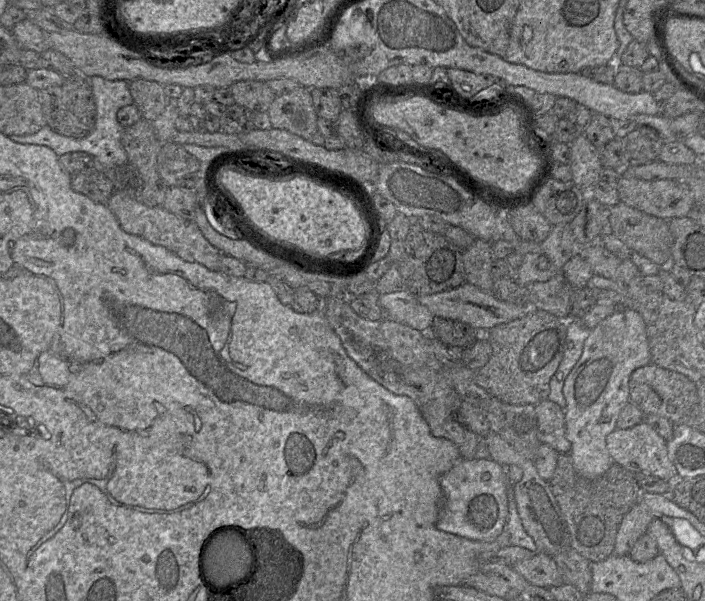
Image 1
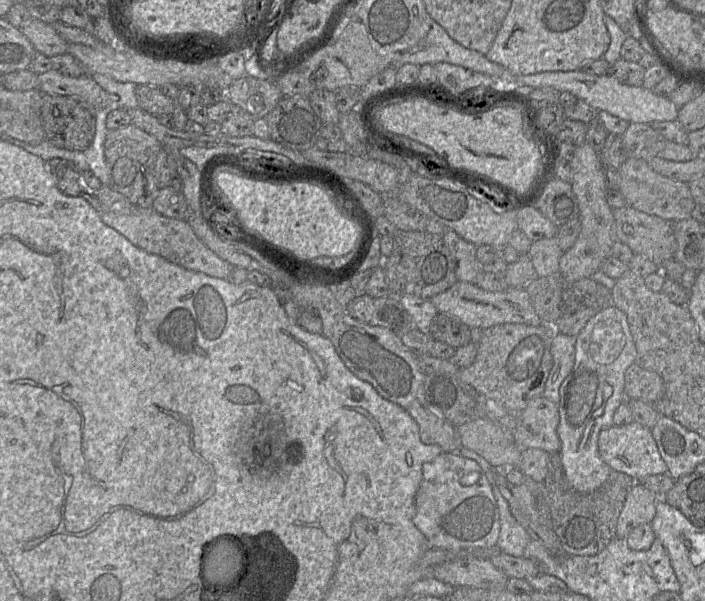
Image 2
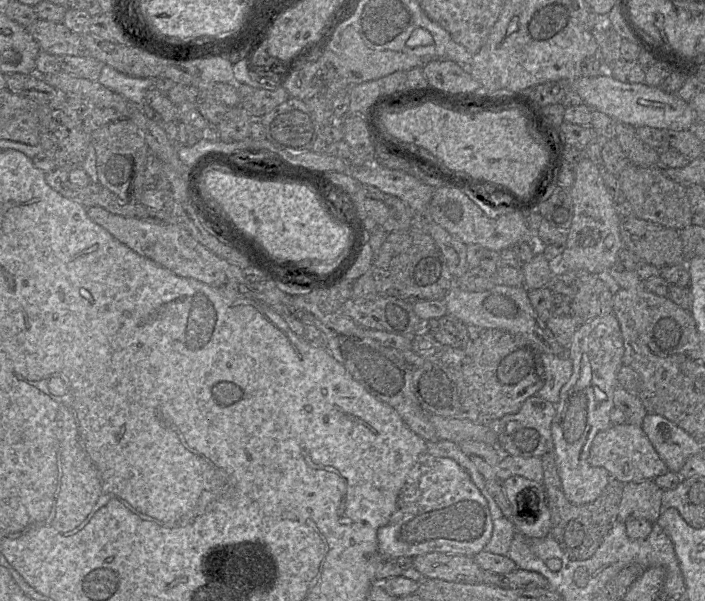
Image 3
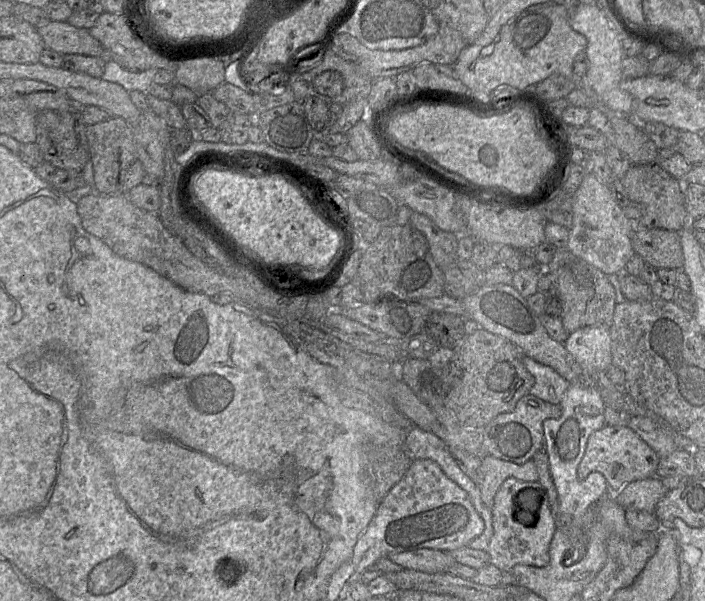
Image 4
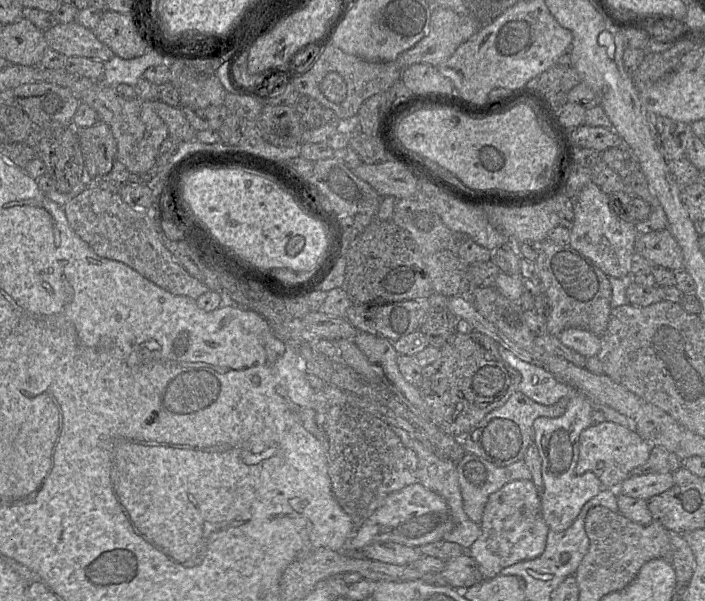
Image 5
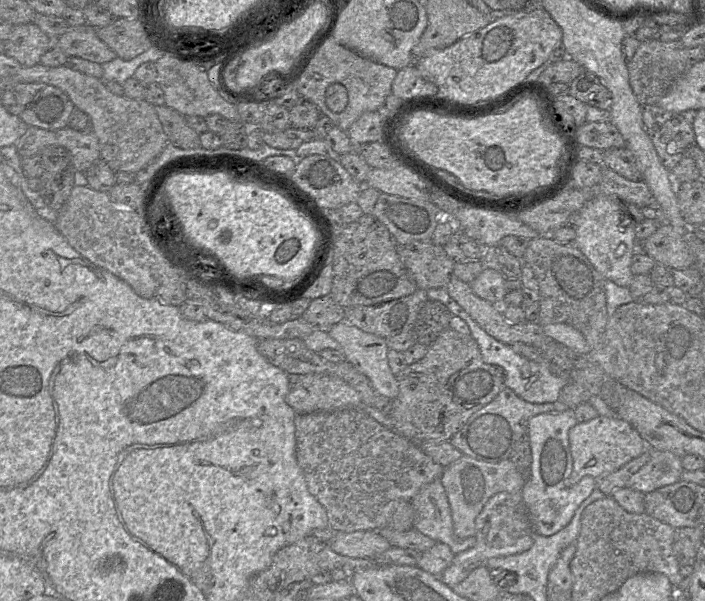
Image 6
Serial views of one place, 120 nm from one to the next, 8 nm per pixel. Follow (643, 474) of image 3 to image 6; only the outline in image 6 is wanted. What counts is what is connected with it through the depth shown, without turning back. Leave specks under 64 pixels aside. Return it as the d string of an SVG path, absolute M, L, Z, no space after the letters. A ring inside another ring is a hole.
M598 416L577 423L568 436L573 467L569 479L565 481L567 487L577 484L585 476L599 478L611 473L649 449L639 433L619 417Z

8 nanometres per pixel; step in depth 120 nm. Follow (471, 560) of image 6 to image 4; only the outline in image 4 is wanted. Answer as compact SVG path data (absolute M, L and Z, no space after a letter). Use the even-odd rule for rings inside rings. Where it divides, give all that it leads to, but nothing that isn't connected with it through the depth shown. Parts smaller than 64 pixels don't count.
M513 477L507 478L494 496L491 511L493 535L486 550L490 564L502 571L511 571L518 564L544 567L549 563L548 550L556 530L556 519L550 509L548 494L538 481L525 482Z

